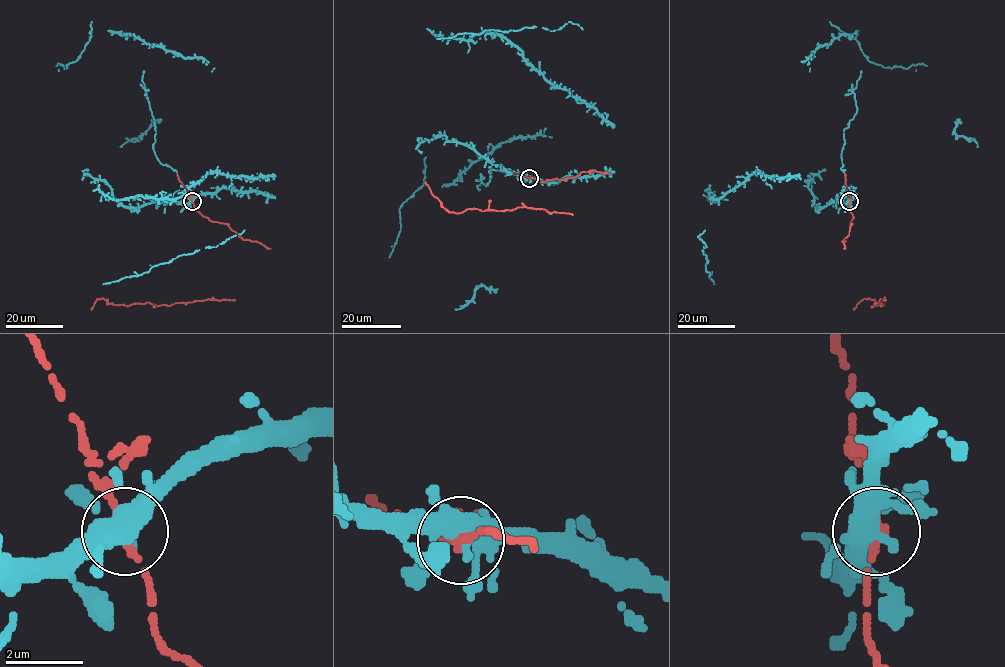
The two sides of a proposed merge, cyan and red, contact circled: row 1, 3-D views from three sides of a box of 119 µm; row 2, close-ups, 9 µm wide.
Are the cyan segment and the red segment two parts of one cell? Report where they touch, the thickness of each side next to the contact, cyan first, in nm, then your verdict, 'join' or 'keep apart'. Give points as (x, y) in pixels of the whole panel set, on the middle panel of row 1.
(529, 178) | 400/200 nm | join

